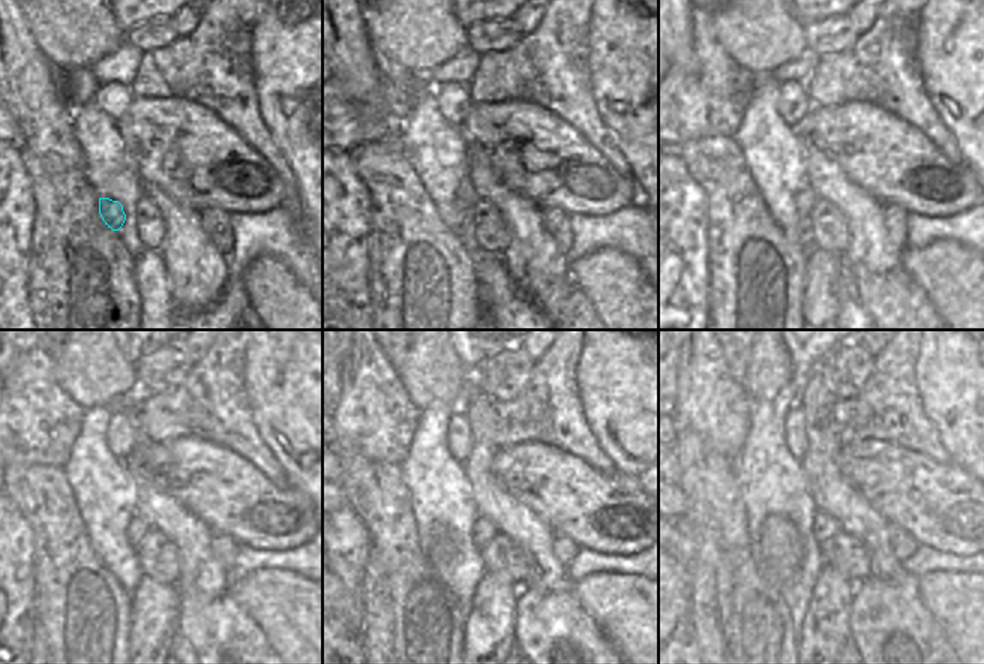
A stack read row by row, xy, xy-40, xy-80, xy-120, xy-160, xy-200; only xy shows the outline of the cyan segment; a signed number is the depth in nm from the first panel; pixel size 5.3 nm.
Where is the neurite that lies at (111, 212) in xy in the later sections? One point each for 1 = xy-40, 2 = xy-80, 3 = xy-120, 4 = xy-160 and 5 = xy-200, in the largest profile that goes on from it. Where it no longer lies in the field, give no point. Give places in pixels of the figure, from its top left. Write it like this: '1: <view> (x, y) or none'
1: xy-40 (453, 215)
2: xy-80 (804, 201)
3: xy-120 (138, 528)
4: xy-160 (483, 529)
5: xy-200 (824, 526)

